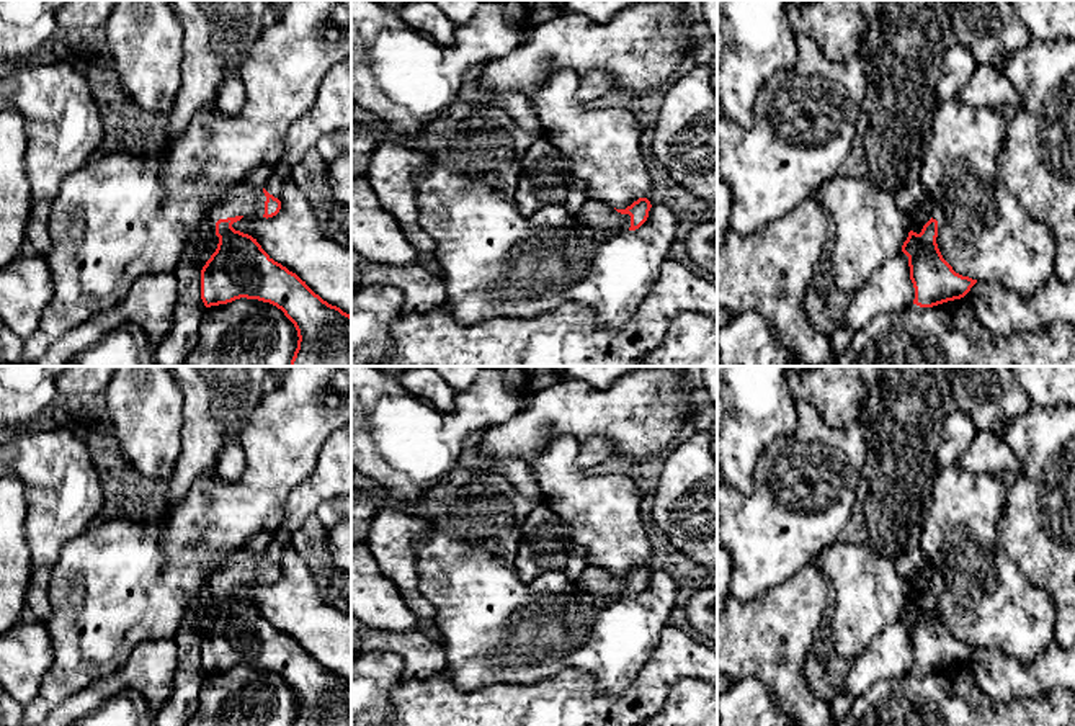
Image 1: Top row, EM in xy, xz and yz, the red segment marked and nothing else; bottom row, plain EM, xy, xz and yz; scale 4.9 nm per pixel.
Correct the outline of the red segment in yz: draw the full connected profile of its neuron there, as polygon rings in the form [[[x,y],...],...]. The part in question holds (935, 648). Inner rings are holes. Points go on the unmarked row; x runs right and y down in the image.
[[[926,562],[921,576],[931,585],[923,592],[920,600],[908,598],[902,618],[908,623],[910,646],[915,654],[913,670],[933,674],[964,664],[977,646],[956,639],[943,625],[936,610],[938,585],[943,580],[941,574],[931,562]]]

